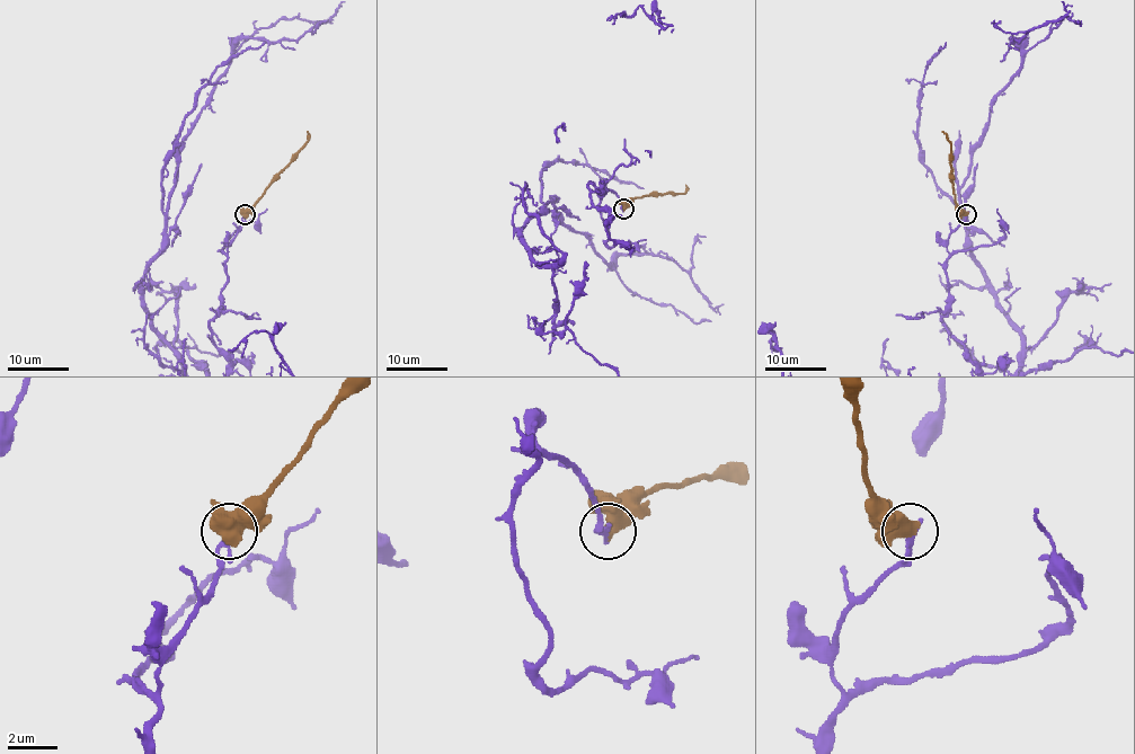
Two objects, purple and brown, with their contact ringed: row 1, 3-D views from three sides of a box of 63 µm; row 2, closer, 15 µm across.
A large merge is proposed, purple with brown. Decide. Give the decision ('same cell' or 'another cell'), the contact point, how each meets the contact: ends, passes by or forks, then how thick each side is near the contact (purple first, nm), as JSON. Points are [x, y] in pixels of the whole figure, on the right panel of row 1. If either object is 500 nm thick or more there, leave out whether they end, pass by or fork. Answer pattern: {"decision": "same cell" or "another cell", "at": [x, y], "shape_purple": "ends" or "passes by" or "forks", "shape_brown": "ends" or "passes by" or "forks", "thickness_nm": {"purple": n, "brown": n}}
{"decision": "another cell", "at": [966, 214], "thickness_nm": {"purple": 240, "brown": 650}}

